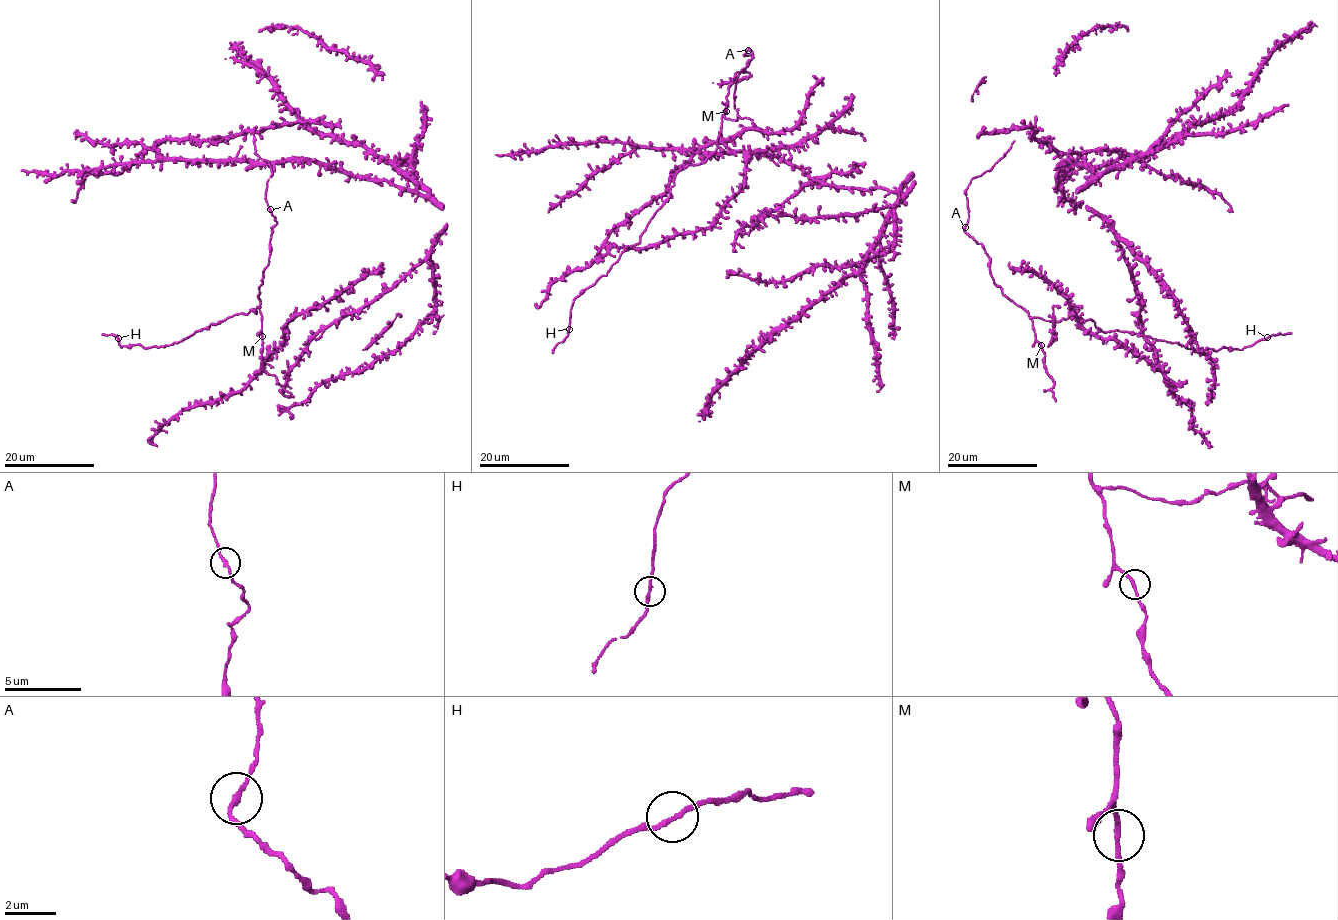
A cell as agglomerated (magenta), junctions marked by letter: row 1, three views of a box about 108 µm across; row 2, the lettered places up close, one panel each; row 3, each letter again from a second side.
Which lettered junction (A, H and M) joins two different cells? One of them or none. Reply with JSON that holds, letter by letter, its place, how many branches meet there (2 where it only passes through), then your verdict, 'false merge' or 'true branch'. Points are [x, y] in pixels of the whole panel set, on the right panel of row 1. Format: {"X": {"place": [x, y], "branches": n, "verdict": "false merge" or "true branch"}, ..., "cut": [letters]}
{"A": {"place": [965, 227], "branches": 2, "verdict": "true branch"}, "H": {"place": [1267, 337], "branches": 2, "verdict": "true branch"}, "M": {"place": [1041, 345], "branches": 2, "verdict": "true branch"}, "cut": []}

